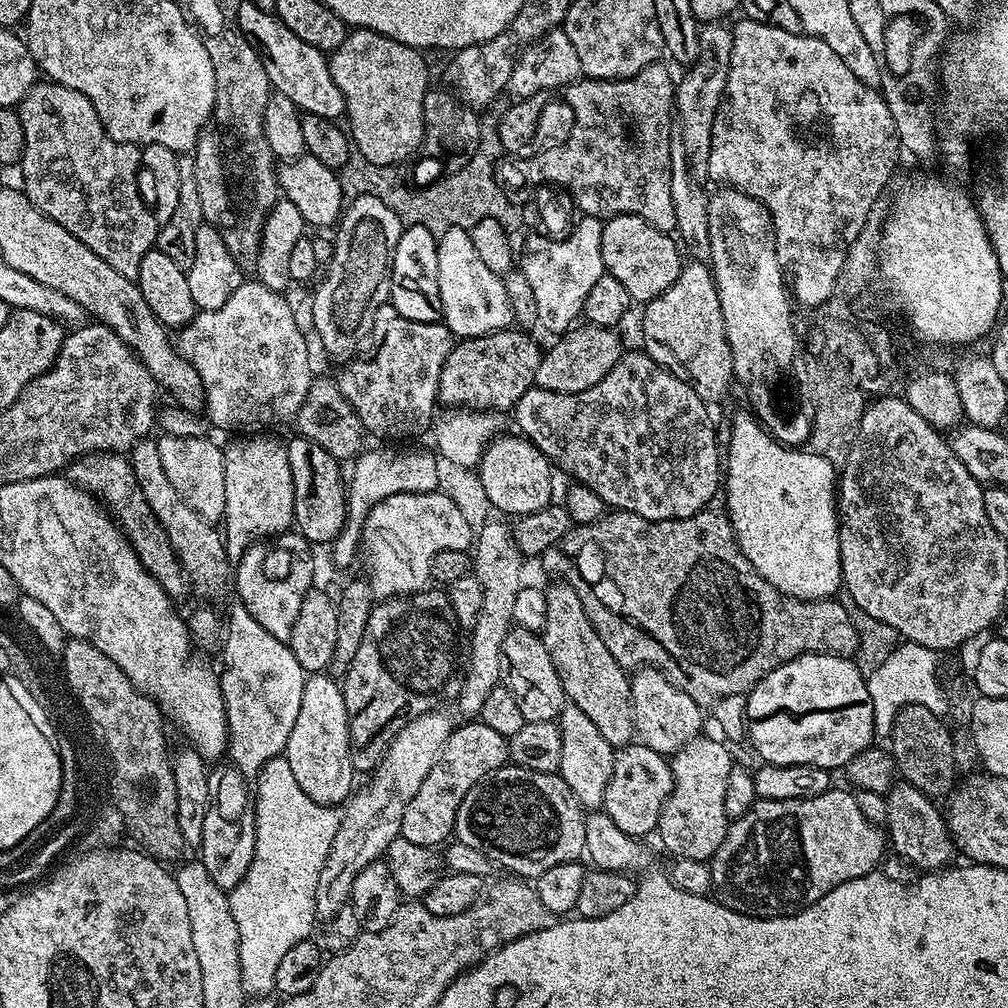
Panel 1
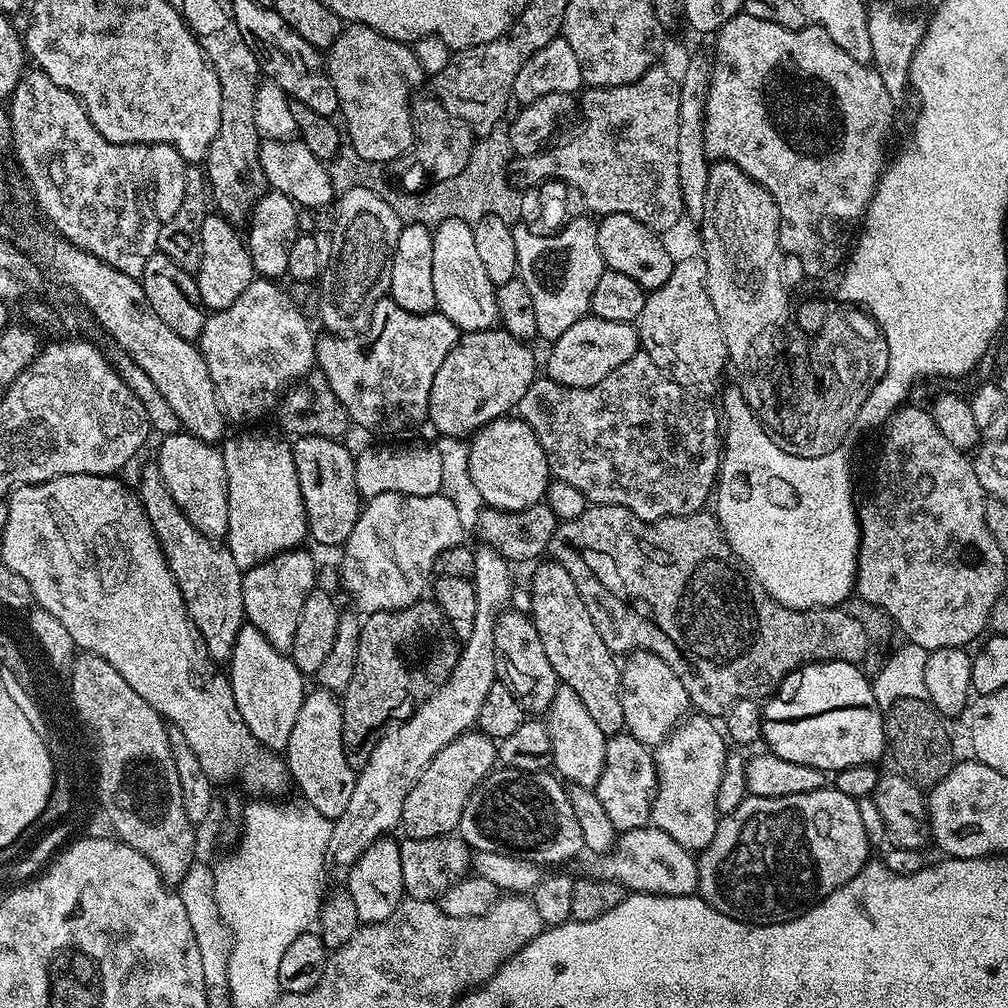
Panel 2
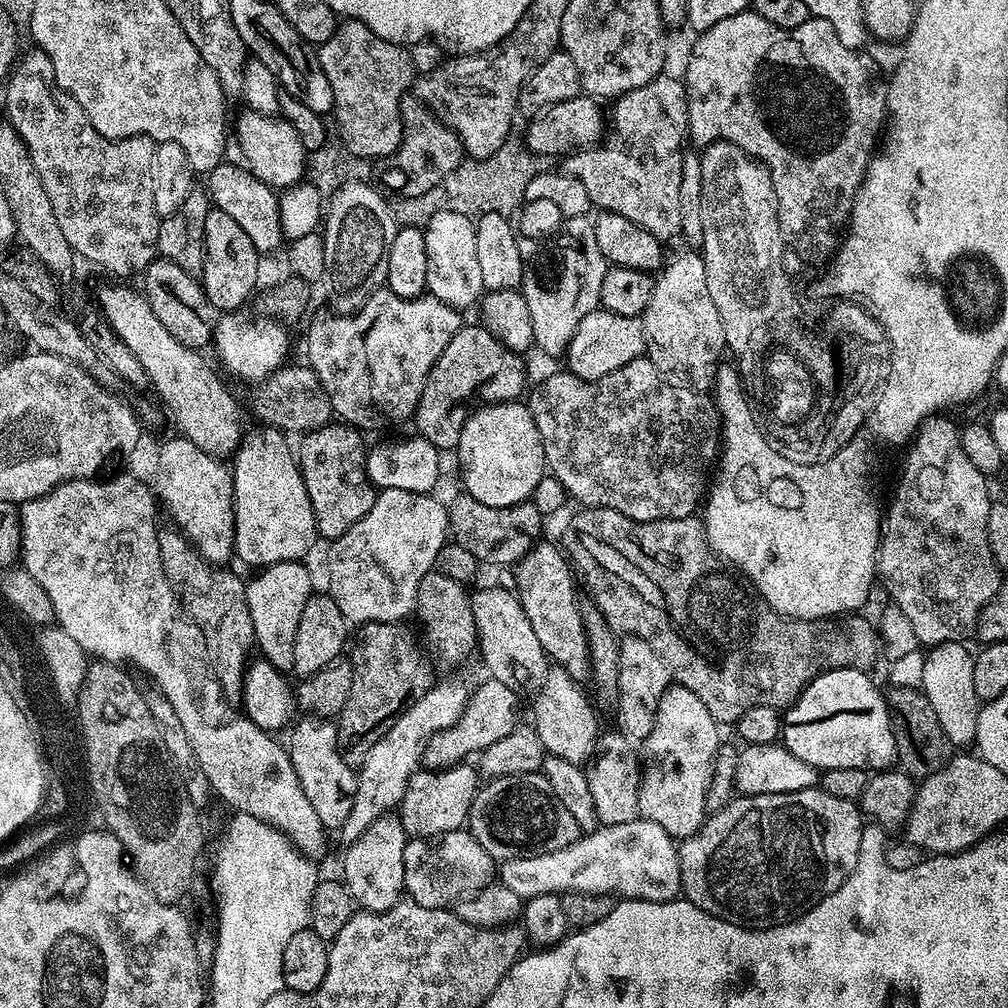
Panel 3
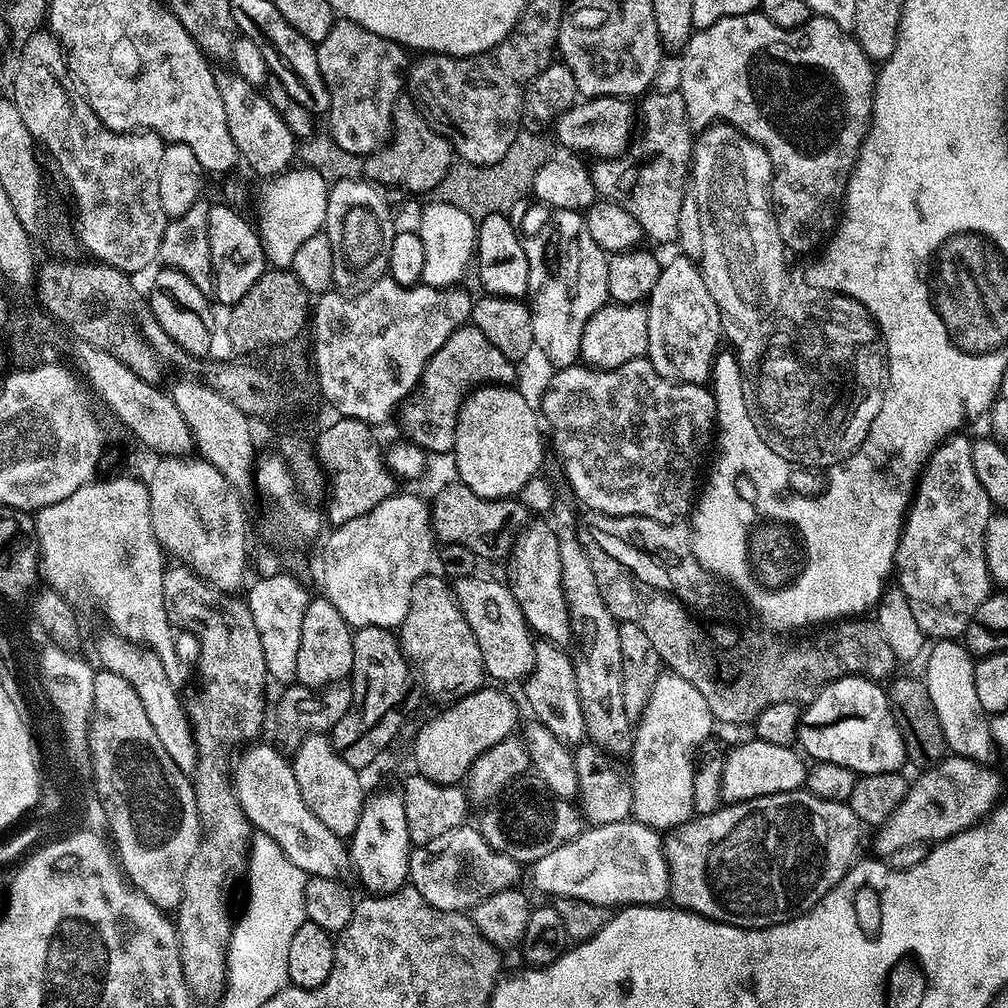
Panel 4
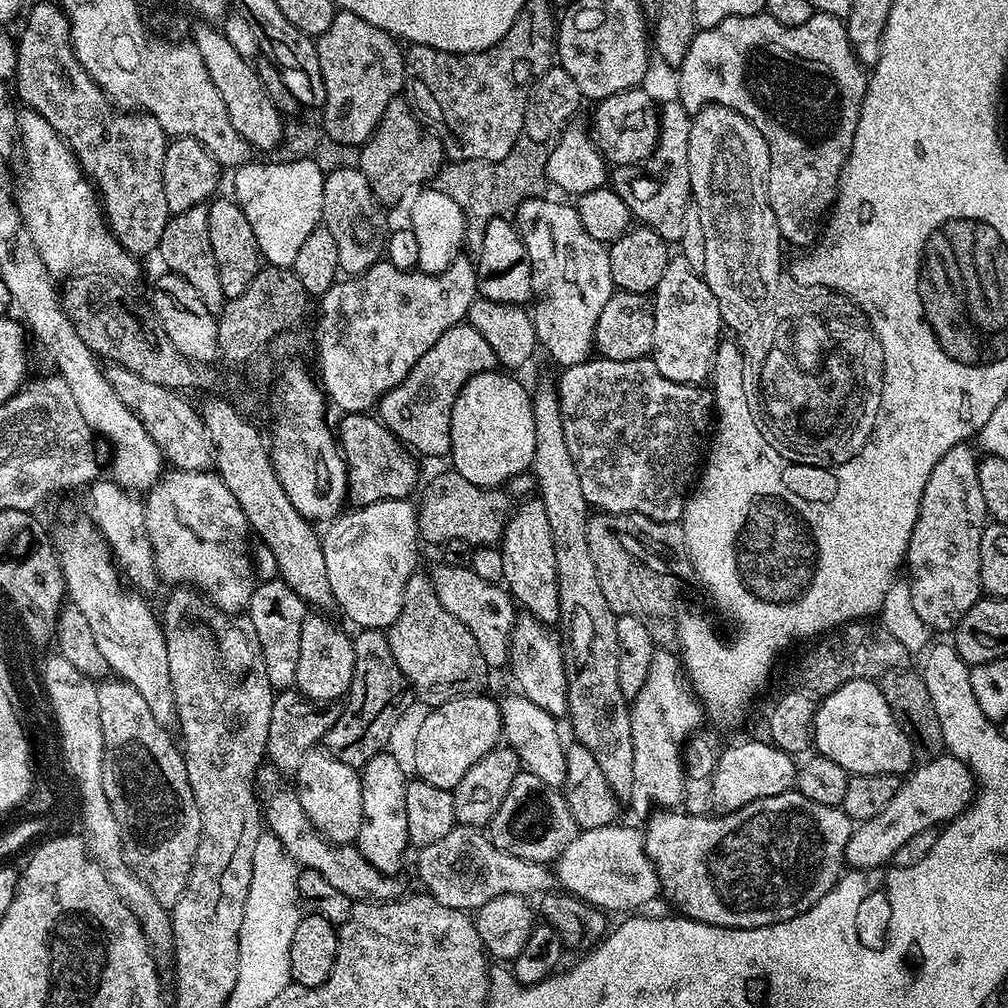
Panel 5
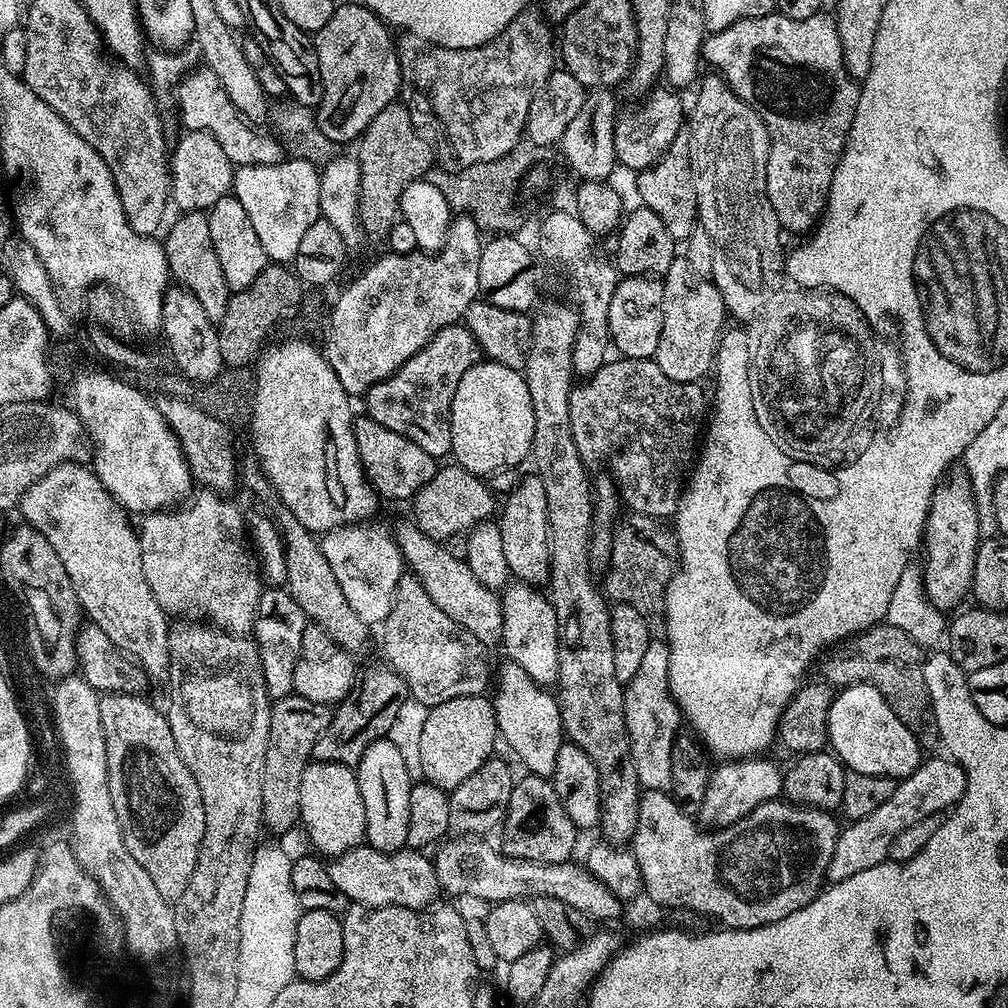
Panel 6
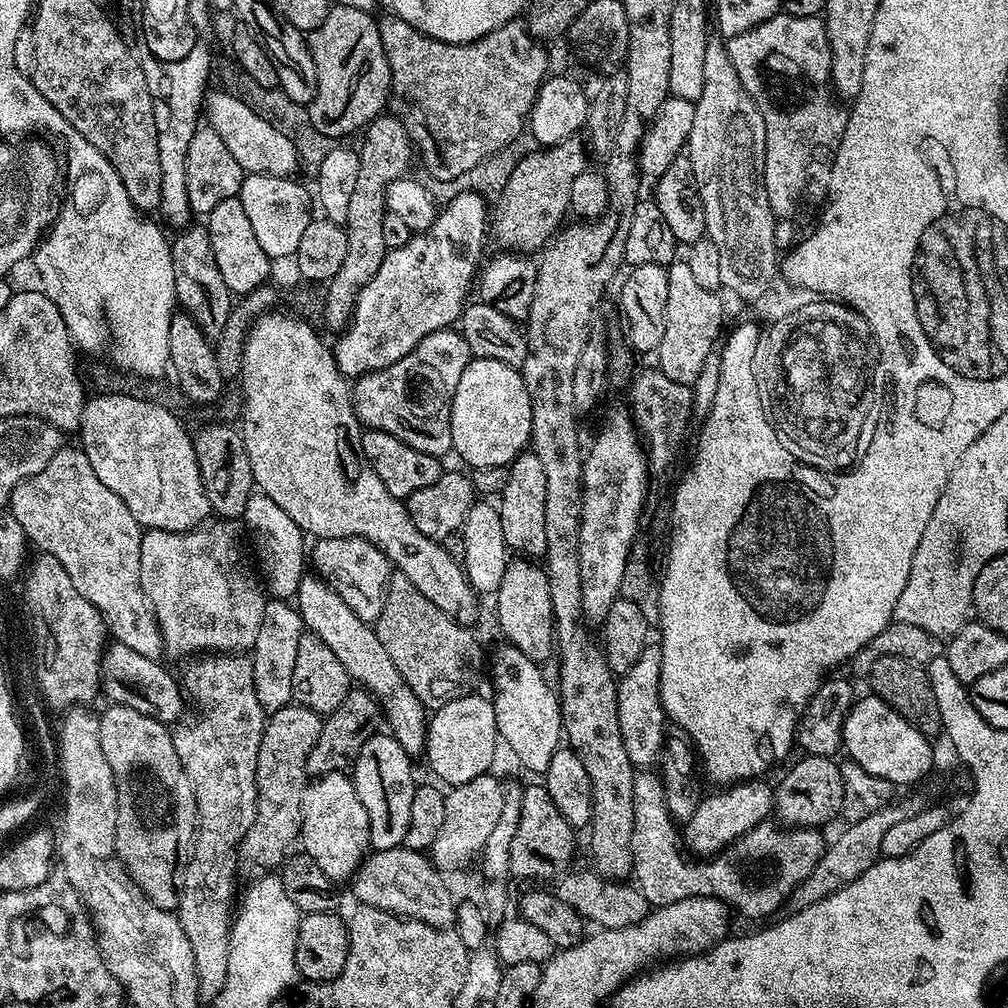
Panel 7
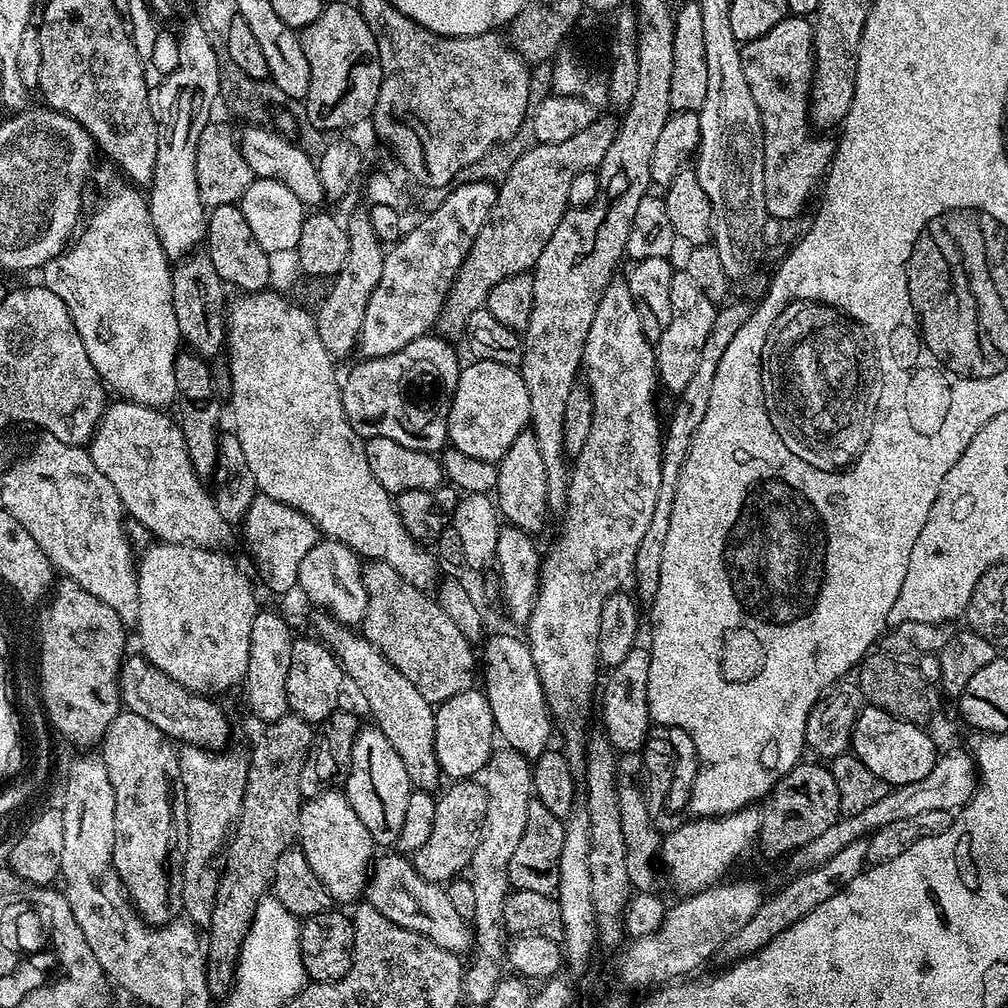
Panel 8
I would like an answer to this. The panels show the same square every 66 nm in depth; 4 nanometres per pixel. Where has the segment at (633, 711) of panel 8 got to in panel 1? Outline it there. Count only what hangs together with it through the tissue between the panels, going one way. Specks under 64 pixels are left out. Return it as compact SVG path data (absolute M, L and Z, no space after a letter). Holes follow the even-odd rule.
M699 736L692 739L682 748L673 753L672 793L664 803L658 825L658 837L668 852L681 860L694 859L711 861L712 855L722 846L728 833L730 823L726 814L726 782L730 778L730 770L734 760L728 747L719 739Z

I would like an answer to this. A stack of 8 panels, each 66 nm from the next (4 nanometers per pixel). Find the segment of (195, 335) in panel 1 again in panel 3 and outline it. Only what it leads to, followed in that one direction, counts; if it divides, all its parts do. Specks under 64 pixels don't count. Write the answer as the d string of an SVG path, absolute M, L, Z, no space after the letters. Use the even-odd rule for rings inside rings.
M249 310L225 313L213 332L213 347L216 348L223 366L242 380L259 382L283 367L290 352L288 329L281 321L265 314L256 316Z

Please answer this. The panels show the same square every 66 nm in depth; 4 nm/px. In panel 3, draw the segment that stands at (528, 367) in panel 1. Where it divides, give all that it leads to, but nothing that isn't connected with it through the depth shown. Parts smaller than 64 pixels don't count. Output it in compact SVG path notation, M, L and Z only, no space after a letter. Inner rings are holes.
M465 323L458 330L458 334L450 338L450 346L442 350L438 362L426 378L422 398L416 407L415 431L426 437L435 448L441 450L455 449L462 428L470 415L468 399L483 384L492 384L490 400L493 404L515 400L521 395L520 391L521 393L525 391L525 357L521 353L510 350L502 342L498 342L498 338L494 338L494 334L490 334L487 328L479 323L476 324Z

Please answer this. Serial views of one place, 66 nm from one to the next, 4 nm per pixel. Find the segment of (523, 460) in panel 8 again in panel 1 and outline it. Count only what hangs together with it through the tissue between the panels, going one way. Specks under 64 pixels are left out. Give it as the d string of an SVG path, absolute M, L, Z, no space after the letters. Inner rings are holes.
M552 582L544 596L542 639L570 704L594 722L606 742L613 746L633 743L636 723L632 717L629 673L614 662L614 654L610 654L602 638L598 638L598 630L594 630L582 606L582 598L578 598L568 584Z

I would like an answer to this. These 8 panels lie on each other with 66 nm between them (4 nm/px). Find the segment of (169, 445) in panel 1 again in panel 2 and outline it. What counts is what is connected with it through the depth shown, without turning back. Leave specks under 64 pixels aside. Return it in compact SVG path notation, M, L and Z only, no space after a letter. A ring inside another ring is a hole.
M186 431L165 435L160 441L160 453L154 456L160 466L160 473L166 482L166 490L178 502L182 514L194 522L197 530L217 542L227 534L227 476L223 465L223 454L215 443L199 440Z

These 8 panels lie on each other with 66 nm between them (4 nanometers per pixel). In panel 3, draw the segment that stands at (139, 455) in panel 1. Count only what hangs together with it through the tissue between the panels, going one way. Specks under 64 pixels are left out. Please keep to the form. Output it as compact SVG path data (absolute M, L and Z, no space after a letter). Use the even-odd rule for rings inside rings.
M167 526L168 528L161 527L158 531L158 554L162 558L162 570L166 574L166 578L172 584L173 588L176 589L176 594L179 603L182 605L183 611L186 613L189 620L198 625L202 630L202 634L206 638L206 650L208 651L208 663L212 665L212 673L216 675L216 681L220 683L220 688L223 690L225 697L233 698L232 696L239 697L244 690L244 676L250 663L251 652L254 652L254 641L256 635L254 634L254 626L252 625L252 619L250 618L250 606L246 602L246 594L248 593L245 581L239 580L234 573L231 572L231 567L228 566L217 566L212 564L206 557L199 552L194 545L184 537L184 533L175 526Z

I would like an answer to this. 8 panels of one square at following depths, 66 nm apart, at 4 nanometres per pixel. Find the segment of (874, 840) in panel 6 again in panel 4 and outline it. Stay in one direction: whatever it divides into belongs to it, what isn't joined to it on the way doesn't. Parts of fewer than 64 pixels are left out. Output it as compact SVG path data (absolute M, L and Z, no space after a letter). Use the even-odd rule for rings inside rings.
M948 754L939 763L921 771L920 777L911 781L898 810L894 810L894 814L890 814L890 818L875 829L875 855L891 858L894 850L902 850L902 846L931 846L980 823L1002 799L1000 776L988 767L992 766L985 766L981 761L965 756Z

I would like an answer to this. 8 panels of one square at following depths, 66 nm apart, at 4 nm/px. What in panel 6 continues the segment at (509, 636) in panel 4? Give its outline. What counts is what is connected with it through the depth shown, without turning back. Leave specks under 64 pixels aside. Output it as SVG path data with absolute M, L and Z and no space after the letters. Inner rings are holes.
M415 522L407 523L395 525L394 528L396 544L404 555L407 571L416 576L418 582L422 582L422 586L426 586L426 594L434 598L434 606L438 606L442 614L454 618L454 622L458 622L458 626L474 634L474 638L478 638L480 644L499 645L502 634L501 597L474 578L474 573L466 560L459 560L446 554L441 541L432 540L426 534L422 534L422 530Z

